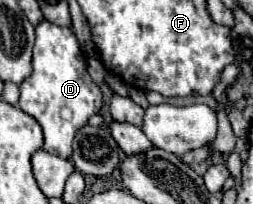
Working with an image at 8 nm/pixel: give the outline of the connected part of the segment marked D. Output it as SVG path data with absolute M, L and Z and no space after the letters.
M43 20L35 26L35 34L33 72L21 82L21 98L17 106L33 116L43 128L43 150L59 158L69 158L75 132L87 124L89 116L99 112L103 94L87 74L85 56L71 28L55 26Z

